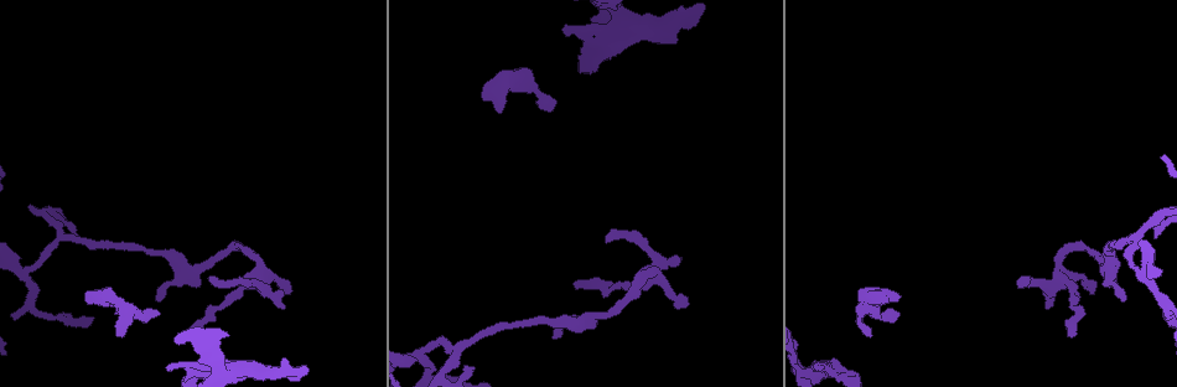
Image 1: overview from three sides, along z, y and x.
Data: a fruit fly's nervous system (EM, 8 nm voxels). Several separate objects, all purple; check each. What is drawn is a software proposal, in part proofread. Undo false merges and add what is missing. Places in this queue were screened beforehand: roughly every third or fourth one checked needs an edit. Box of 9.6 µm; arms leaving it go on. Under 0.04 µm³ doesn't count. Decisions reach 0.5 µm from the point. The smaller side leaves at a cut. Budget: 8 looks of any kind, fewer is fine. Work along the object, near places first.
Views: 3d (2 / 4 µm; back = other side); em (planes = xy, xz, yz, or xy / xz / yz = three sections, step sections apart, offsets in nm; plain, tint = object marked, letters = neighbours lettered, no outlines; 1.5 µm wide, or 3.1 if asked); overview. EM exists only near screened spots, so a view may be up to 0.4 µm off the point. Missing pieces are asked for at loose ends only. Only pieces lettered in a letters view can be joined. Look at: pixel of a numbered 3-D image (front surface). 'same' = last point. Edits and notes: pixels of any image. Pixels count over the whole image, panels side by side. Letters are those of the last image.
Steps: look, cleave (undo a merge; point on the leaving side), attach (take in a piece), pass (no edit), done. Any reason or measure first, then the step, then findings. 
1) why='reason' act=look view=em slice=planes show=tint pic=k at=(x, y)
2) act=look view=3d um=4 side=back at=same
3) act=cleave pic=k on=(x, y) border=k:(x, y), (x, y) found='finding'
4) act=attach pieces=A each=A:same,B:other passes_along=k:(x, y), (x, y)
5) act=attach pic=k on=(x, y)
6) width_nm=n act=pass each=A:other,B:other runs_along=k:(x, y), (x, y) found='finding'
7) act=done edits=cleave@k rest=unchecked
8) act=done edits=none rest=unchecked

act=look view=3d um=2 pic=1 at=(1123, 302)

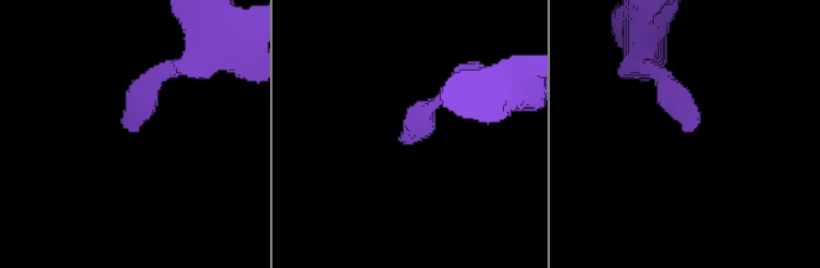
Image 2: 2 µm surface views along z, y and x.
why='now the EM' act=look view=em slice=planes show=plain pic=2 at=(125, 127)

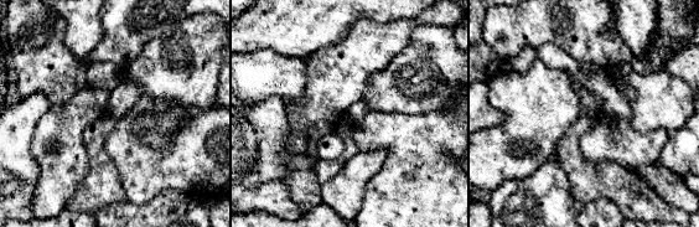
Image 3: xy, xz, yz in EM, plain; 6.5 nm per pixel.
act=look view=em slice=planes show=letters at=same

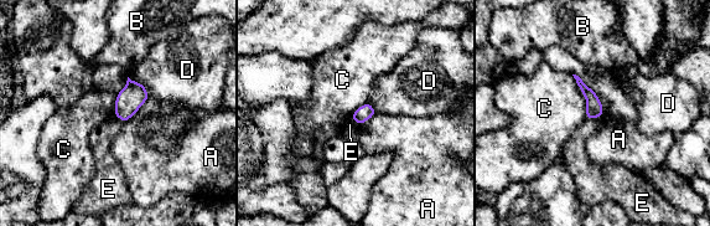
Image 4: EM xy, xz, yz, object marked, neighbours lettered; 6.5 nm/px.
width_nm=100 act=pass each=A:other,B:other,C:other,D:other,E:other found='none of them fits'

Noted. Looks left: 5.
why='an open end' act=look view=3d um=4 pic=1 at=(288, 294)

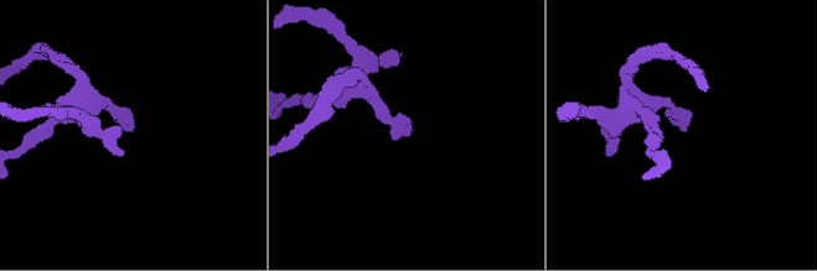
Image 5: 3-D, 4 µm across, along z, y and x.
act=look view=em slice=planes show=letters pic=5 at=(684, 129)

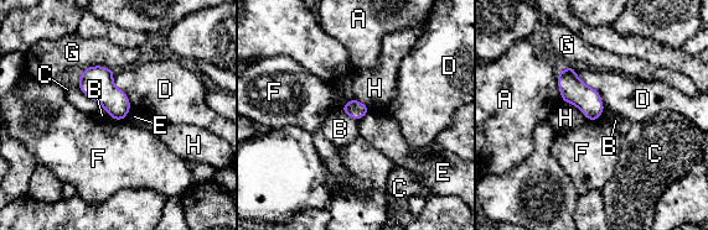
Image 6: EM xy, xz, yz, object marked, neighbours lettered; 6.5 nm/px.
act=pass each=A:other,B:other,C:other,D:other,E:other,F:other,G:other,H:other border=6:(341, 109), (357, 121) found='none of them fits'

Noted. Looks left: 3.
why='branch stops here' act=look view=em slice=yz step=8 show=letters pic=1 at=(167, 369)

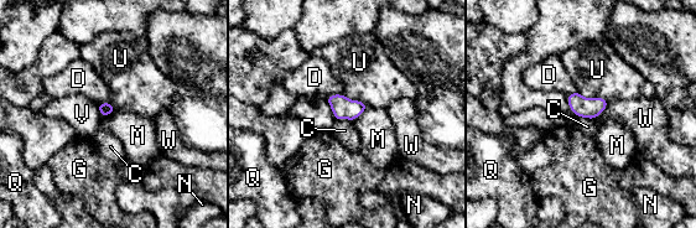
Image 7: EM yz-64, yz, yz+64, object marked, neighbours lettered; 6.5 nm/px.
act=pass each=C:other,D:other,G:other,M:other,N:other,Q:other,U:other,V:other,W:other border=7:(367, 107), (353, 122) found='none of them fits'

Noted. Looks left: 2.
act=done edits=none rest=unchecked

